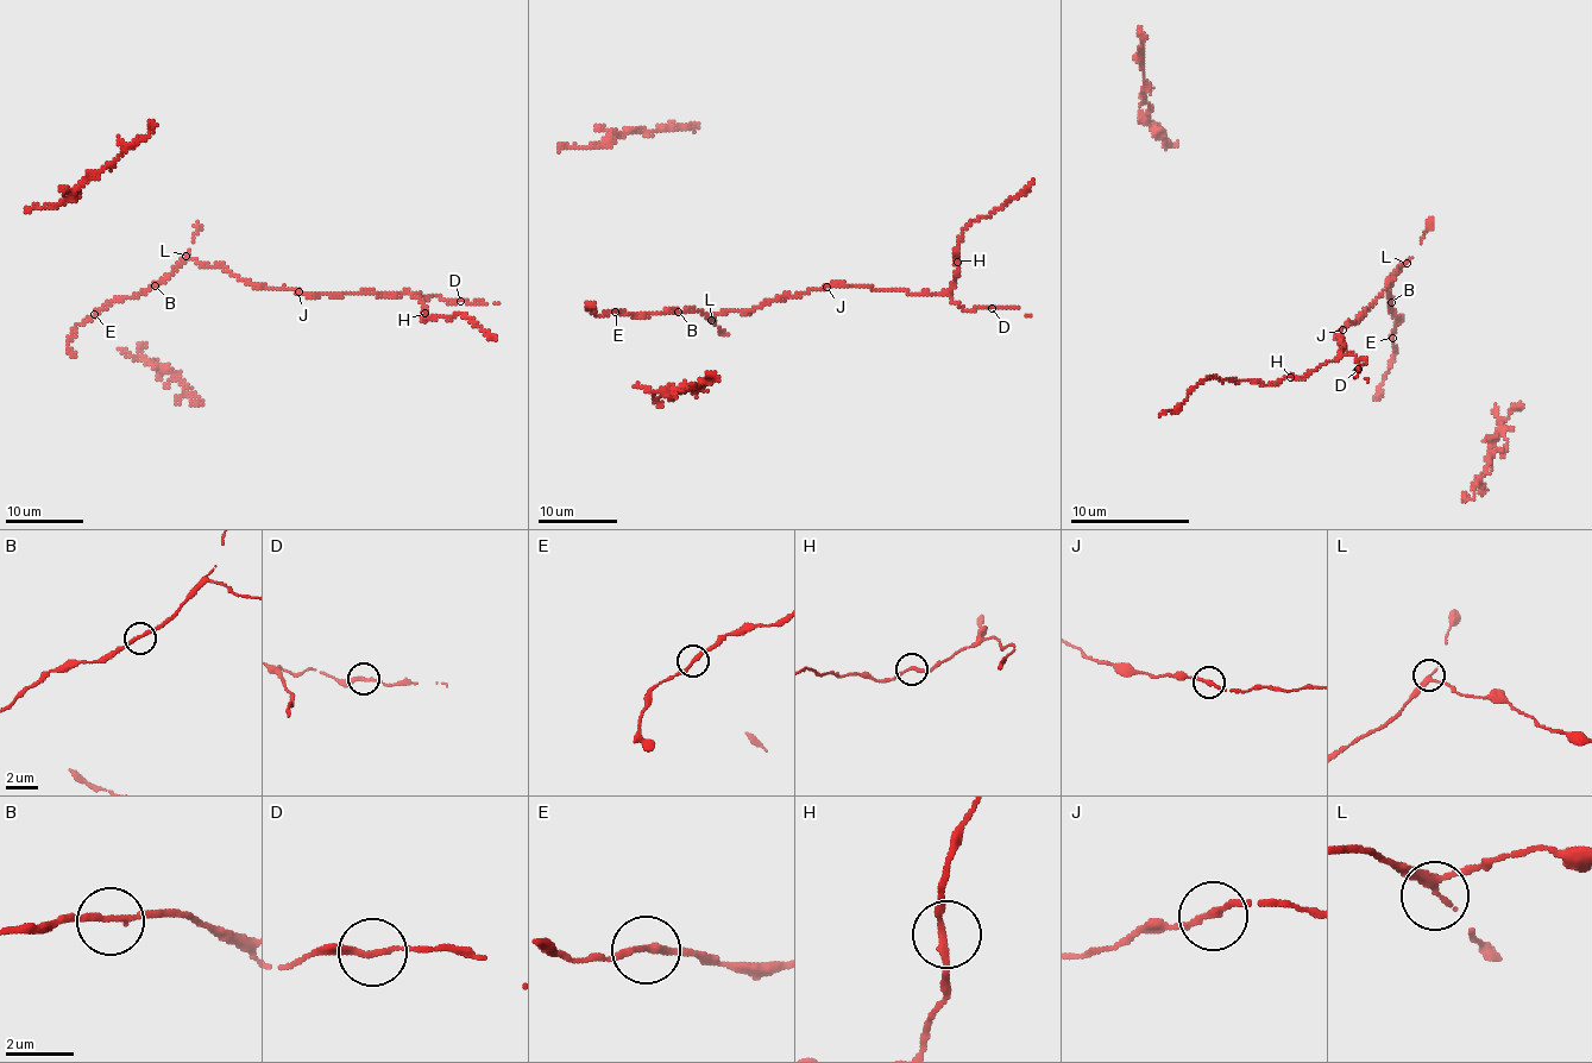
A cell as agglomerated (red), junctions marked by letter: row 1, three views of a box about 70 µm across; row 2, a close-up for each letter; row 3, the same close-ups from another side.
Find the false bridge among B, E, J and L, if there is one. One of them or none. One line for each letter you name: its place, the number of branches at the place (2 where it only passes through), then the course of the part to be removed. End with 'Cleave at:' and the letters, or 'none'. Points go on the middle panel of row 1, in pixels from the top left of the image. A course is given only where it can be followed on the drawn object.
Cleave at: none

